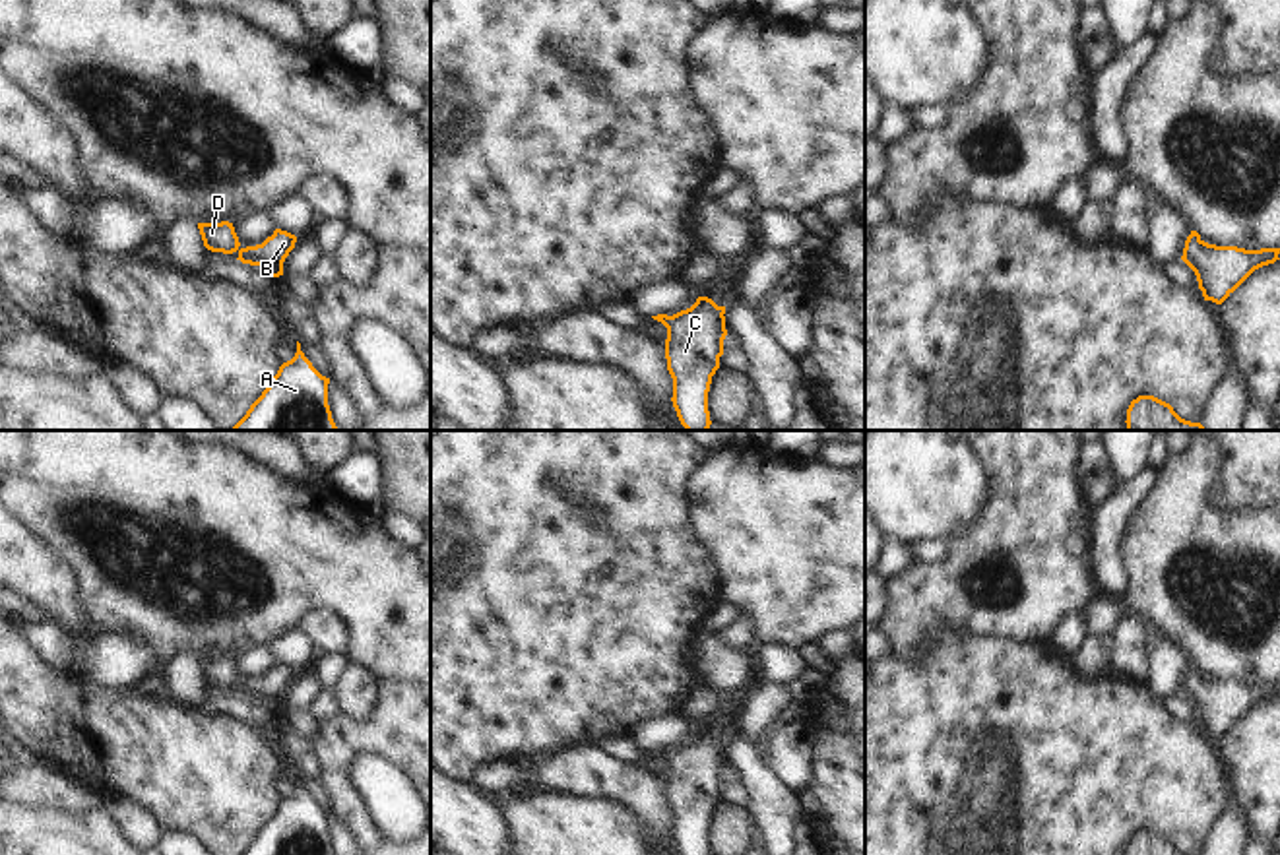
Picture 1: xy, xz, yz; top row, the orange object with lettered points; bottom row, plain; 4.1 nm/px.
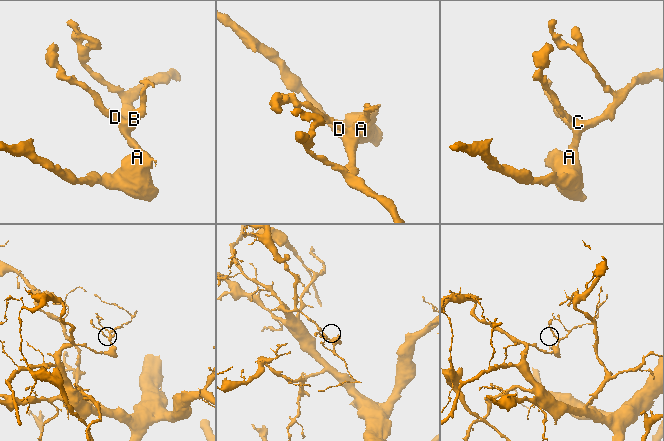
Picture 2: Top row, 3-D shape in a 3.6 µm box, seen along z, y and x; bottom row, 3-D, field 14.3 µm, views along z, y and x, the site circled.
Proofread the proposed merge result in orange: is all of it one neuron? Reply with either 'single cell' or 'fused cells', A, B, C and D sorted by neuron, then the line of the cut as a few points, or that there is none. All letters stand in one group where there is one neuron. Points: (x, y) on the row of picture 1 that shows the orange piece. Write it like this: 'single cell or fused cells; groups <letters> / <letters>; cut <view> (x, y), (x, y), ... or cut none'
single cell; groups A B C D; cut none

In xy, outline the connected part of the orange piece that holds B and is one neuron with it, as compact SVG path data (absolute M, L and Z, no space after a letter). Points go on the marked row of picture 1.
M198 223L204 246L211 252L237 252L242 264L260 266L272 277L283 275L283 262L295 248L297 237L275 229L262 244L242 248L233 223Z

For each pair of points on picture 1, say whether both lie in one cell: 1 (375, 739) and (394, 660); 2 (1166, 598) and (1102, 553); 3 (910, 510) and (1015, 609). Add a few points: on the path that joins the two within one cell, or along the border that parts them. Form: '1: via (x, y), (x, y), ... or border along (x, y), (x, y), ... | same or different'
1: border along (379, 679), (410, 683) | different
2: border along (1129, 524), (1123, 536), (1123, 600) | different
3: border along (980, 510), (968, 526), (947, 541) | different

